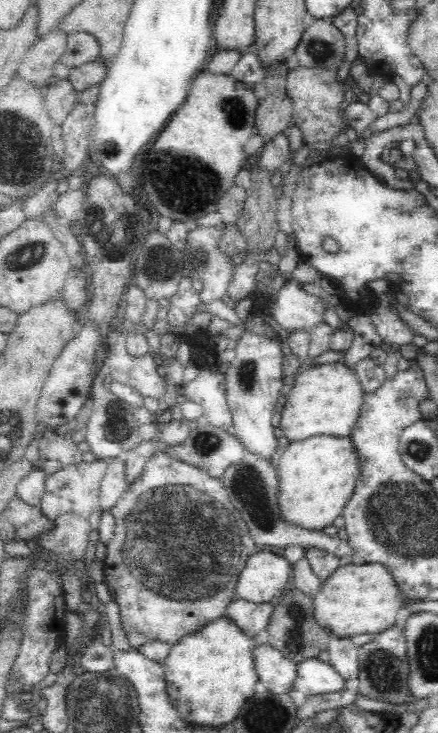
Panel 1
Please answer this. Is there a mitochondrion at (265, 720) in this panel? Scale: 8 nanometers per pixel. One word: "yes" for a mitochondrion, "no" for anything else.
yes

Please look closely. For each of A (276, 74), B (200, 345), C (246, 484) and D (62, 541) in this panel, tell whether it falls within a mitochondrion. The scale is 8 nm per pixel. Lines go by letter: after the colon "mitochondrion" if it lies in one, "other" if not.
A: other
B: other
C: mitochondrion
D: mitochondrion

